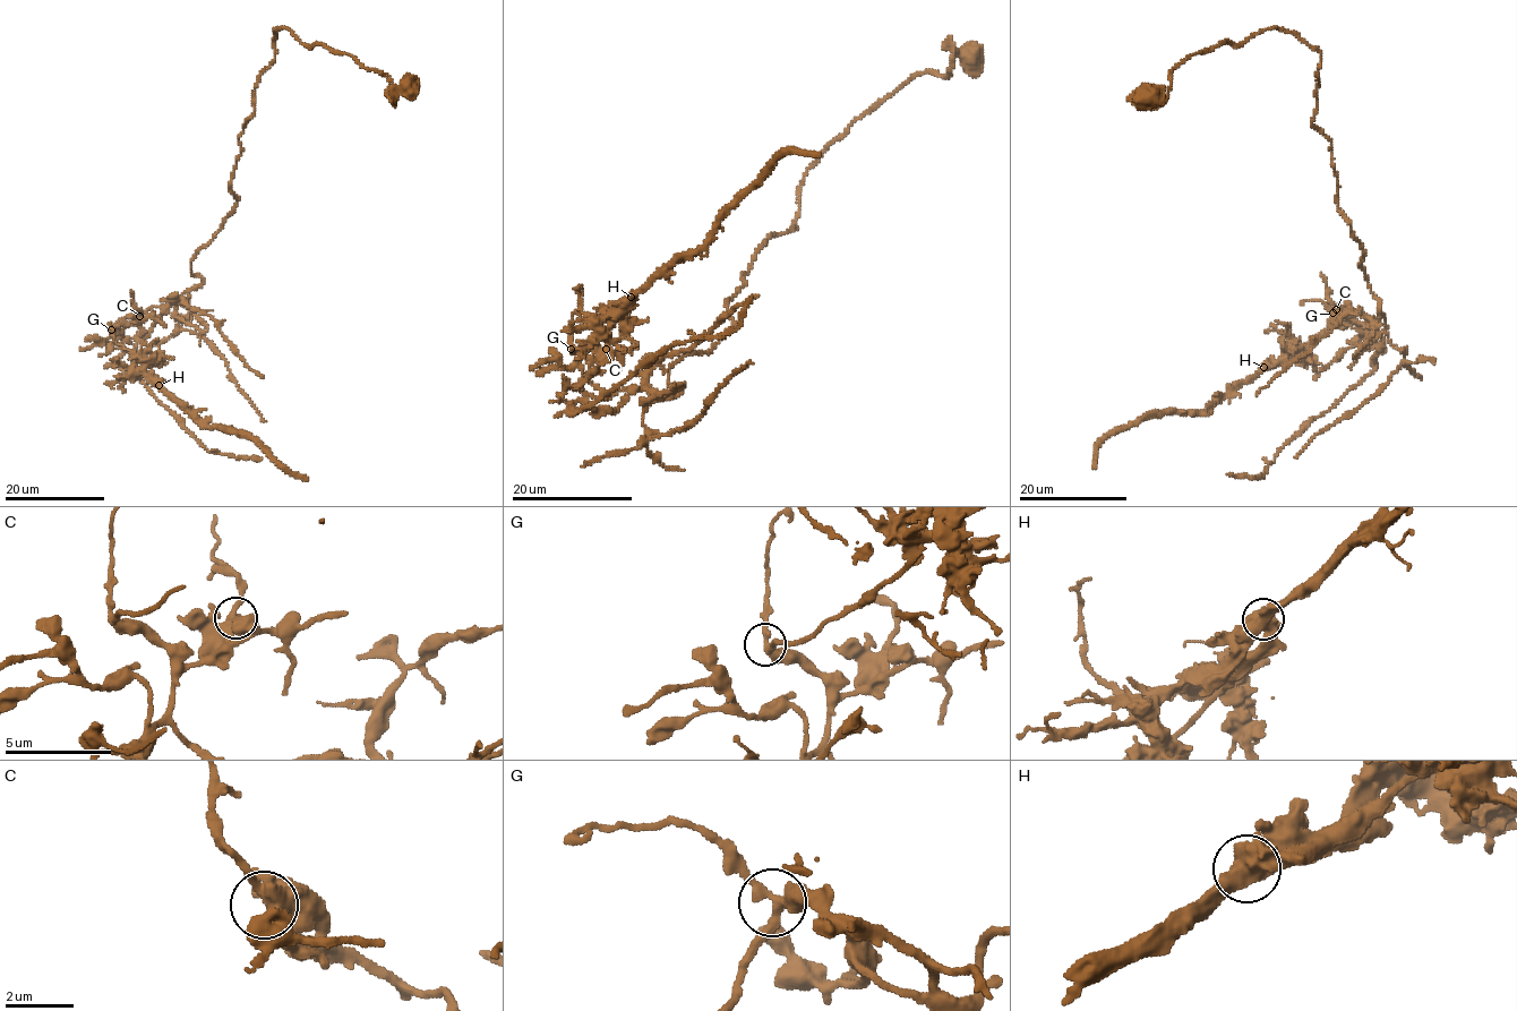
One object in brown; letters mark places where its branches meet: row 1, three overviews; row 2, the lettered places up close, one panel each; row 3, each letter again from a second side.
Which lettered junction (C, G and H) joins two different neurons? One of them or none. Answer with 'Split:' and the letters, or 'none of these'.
Split: H

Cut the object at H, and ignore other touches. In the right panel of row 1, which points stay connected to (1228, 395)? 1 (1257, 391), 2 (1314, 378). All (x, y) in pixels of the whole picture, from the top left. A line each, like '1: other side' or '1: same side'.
1: other side
2: same side

